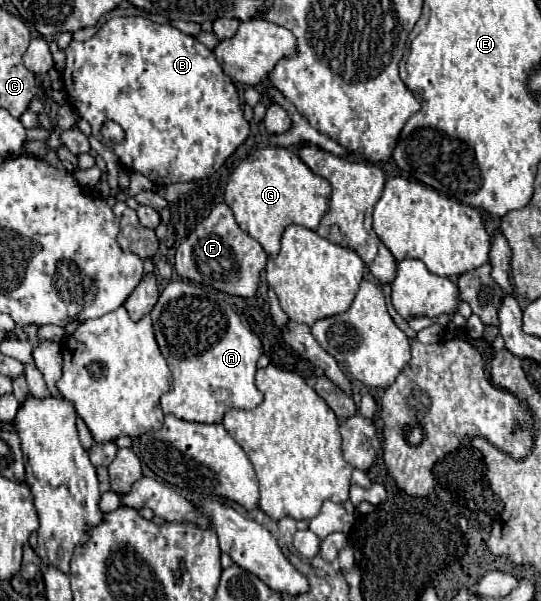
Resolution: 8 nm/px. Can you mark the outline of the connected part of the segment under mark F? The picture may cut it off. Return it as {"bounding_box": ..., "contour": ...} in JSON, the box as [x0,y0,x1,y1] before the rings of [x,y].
{"bounding_box":[175,203,267,297],"contour":[[[225,203],[215,205],[213,211],[209,213],[209,217],[203,219],[193,229],[193,233],[185,239],[185,245],[179,245],[179,249],[175,253],[175,269],[183,279],[191,279],[191,281],[197,281],[203,285],[211,285],[223,293],[239,295],[239,297],[253,297],[255,295],[255,291],[259,287],[259,275],[261,275],[265,263],[267,263],[267,253],[263,251],[263,247],[253,237],[249,237],[247,233],[241,231],[241,227],[237,225],[235,217],[229,209],[229,205],[225,205]]]}

